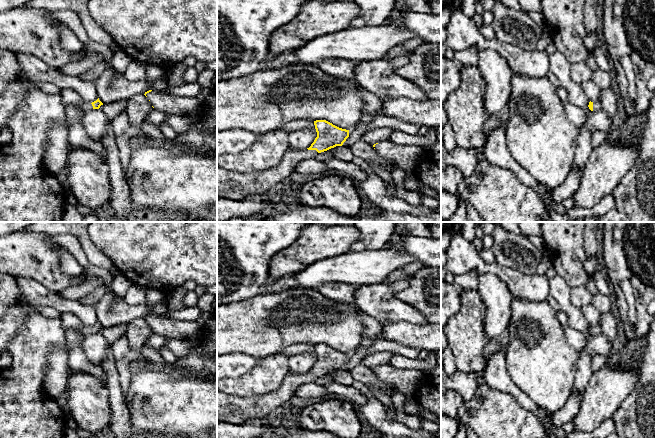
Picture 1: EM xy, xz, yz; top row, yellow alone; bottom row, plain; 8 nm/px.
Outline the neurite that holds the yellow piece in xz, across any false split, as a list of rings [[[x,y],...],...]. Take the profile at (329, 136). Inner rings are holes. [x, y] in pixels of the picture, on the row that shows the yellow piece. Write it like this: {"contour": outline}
{"contour": [[[316,120],[314,125],[317,137],[311,146],[305,150],[289,148],[282,161],[271,169],[243,174],[217,167],[217,195],[231,200],[244,200],[248,196],[267,193],[275,184],[289,176],[297,163],[314,157],[317,152],[342,146],[349,137],[349,130],[326,120]]]}

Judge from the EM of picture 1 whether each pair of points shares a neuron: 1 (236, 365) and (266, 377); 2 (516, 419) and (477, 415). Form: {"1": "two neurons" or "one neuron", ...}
{"1": "two neurons", "2": "one neuron"}

